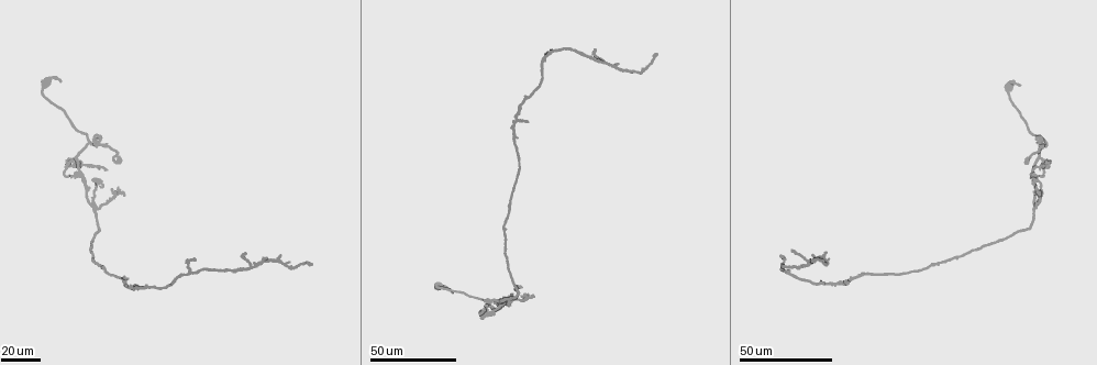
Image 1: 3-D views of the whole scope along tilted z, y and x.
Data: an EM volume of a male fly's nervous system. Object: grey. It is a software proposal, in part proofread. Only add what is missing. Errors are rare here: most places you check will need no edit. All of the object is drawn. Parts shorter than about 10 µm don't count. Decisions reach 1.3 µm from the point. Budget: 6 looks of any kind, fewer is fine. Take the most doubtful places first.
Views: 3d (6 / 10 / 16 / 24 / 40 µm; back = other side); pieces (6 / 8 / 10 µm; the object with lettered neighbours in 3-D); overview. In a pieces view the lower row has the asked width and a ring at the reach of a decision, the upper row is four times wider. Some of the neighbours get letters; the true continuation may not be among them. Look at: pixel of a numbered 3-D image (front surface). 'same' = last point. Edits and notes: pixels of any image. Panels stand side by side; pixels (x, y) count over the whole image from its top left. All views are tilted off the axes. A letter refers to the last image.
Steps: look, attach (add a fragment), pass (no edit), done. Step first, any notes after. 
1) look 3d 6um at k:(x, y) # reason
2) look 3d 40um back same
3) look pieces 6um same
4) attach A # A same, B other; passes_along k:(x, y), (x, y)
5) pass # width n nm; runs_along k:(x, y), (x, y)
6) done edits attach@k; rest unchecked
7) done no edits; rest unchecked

look 3d 40um at 1:(618, 62) # an open end

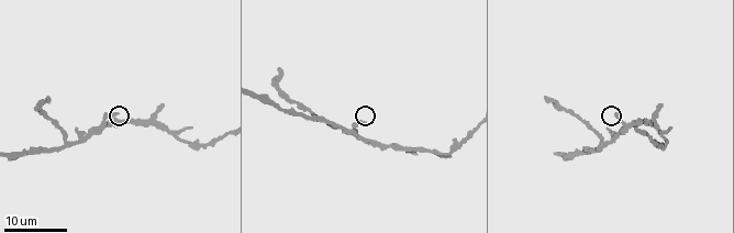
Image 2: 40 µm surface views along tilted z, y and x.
look pieces 6um at 2:(617, 113) # see the neighbours

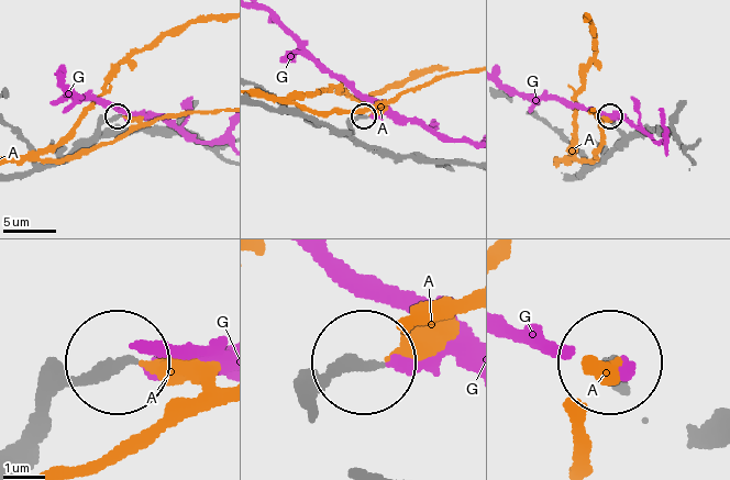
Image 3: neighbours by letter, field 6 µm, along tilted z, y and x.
pass # A other, G other; runs_along 3:(314, 404), (365, 366); none of them fits

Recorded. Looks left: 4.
look 3d 16um at 2:(190, 126) # branch stops here

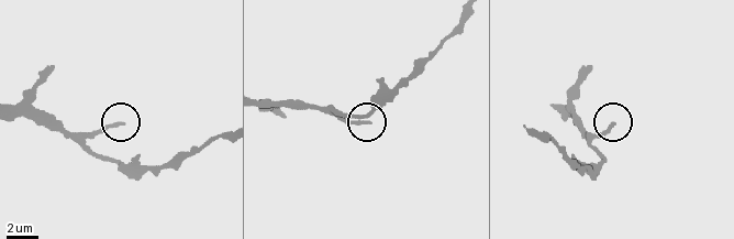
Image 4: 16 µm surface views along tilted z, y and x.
look pieces 10um at 4:(615, 122) # what lies round it

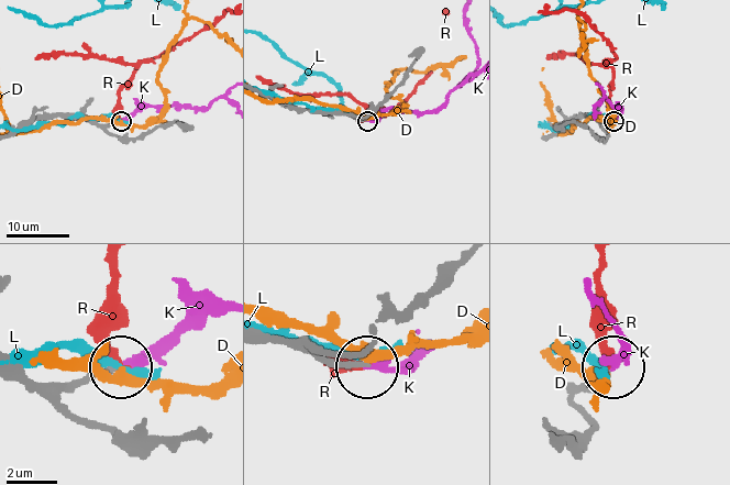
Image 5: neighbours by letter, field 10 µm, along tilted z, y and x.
attach K # D other, K same, L other, R other; passes_along 5:(576, 384), (621, 359), (625, 346), (618, 334); it goes on there

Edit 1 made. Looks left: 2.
look 3d 40um at 1:(60, 82) # branch stops here

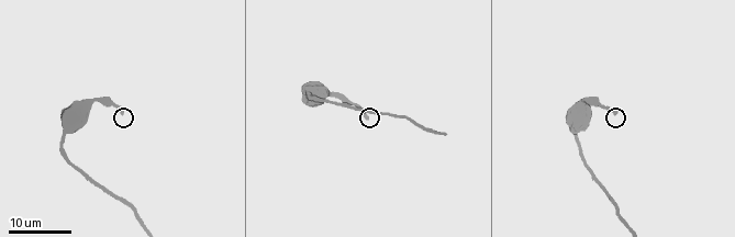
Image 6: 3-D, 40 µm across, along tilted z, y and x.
look pieces 6um at 6:(614, 111) # see the neighbours

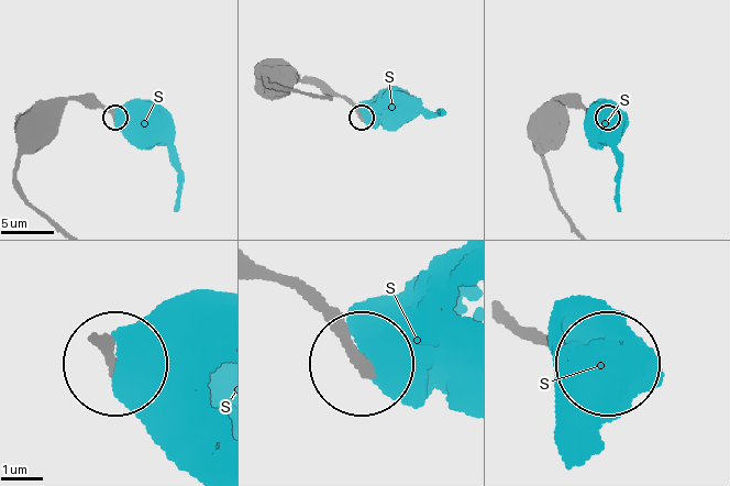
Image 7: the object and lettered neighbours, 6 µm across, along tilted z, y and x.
pass # width 310 nm; S other; runs_along 7:(263, 267), (354, 355); no lettered fragment goes on from it

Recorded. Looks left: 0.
done edits attach@5; rest unchecked

